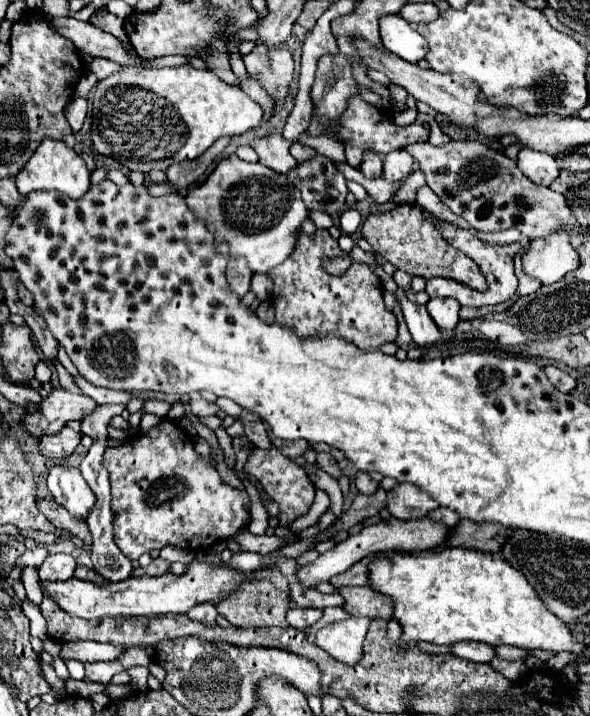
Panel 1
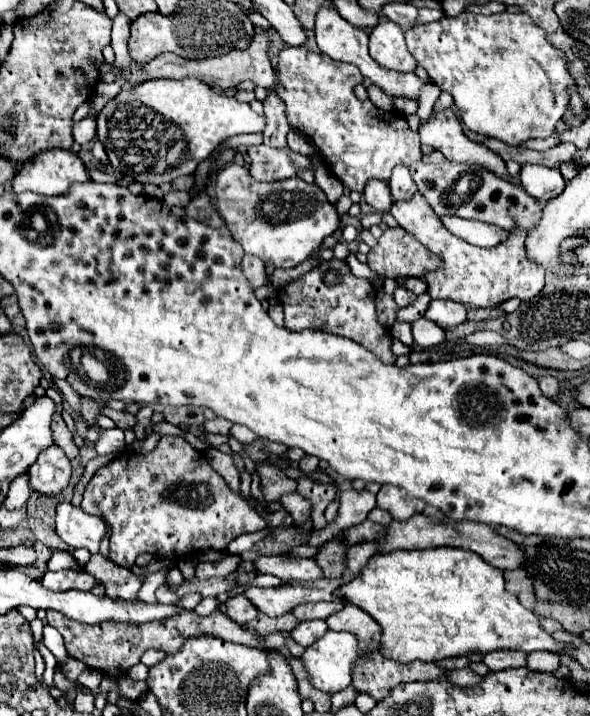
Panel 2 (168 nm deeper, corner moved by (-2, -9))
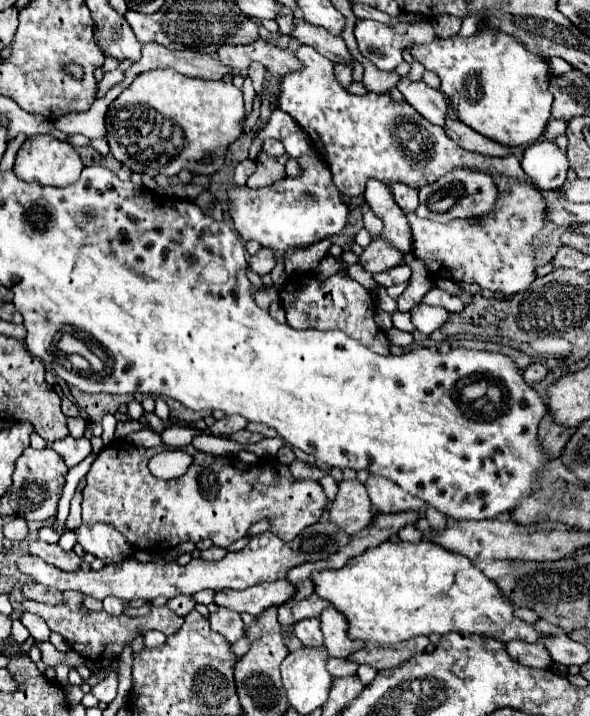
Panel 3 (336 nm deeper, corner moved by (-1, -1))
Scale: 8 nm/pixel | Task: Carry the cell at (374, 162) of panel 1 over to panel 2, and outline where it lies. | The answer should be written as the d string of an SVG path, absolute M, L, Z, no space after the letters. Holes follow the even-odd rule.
M370 180L364 188L364 200L376 210L376 212L390 212L394 200L390 196L388 184L380 180Z

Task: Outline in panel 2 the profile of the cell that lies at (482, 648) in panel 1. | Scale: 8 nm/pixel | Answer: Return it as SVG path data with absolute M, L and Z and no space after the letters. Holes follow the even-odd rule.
M494 650L484 656L484 664L494 672L504 670L504 668L526 666L526 652L522 652L522 650Z

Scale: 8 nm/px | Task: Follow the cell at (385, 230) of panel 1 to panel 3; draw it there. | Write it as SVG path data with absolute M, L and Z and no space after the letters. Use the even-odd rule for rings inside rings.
M383 234L379 238L375 238L361 254L361 266L375 274L375 272L383 272L389 268L395 268L403 262L405 254L401 250L397 250L395 246L391 246L389 242L385 242Z

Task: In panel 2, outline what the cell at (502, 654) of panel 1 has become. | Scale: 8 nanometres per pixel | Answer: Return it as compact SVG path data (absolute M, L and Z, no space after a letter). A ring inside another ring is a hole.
M532 652L528 654L528 668L542 672L556 672L560 666L560 656L552 652Z

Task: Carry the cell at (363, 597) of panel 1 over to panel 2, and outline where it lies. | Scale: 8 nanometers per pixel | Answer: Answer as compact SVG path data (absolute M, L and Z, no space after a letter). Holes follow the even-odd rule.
M344 604L344 608L332 614L326 624L330 630L354 634L358 638L360 656L366 656L380 646L380 626L376 626L376 622L372 622L372 618L368 618L368 614L364 614L358 606Z

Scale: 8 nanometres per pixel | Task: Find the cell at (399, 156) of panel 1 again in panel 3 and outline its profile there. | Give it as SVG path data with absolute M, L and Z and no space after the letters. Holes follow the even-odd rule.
M395 182L391 184L395 202L403 208L403 210L415 210L417 208L417 190L413 186L407 186L403 182Z

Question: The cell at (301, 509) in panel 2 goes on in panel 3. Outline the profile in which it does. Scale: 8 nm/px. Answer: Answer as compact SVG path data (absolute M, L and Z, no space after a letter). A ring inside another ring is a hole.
M111 444L97 454L91 470L87 472L87 484L83 488L83 522L107 522L115 526L131 546L149 552L169 552L181 542L199 542L209 538L213 546L227 548L231 542L243 538L247 530L259 520L271 520L271 532L283 540L293 540L301 530L315 524L327 504L325 492L315 480L295 480L287 464L271 460L271 466L247 466L237 456L213 456L195 450L191 444L179 450L193 456L193 464L187 472L173 480L159 480L149 470L149 458L157 452L171 450L169 446L135 448L125 444Z

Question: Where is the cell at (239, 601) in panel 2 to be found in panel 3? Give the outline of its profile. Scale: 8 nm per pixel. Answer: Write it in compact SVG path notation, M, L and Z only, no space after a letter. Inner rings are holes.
M219 606L211 616L209 616L209 624L215 632L223 634L231 644L237 642L241 636L245 636L245 624L241 620L239 612L227 610L223 606Z

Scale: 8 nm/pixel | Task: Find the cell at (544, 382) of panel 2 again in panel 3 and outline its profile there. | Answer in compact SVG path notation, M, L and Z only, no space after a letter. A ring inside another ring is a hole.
M531 364L529 368L525 368L523 376L529 384L535 384L535 382L541 382L547 376L547 368L543 364Z

